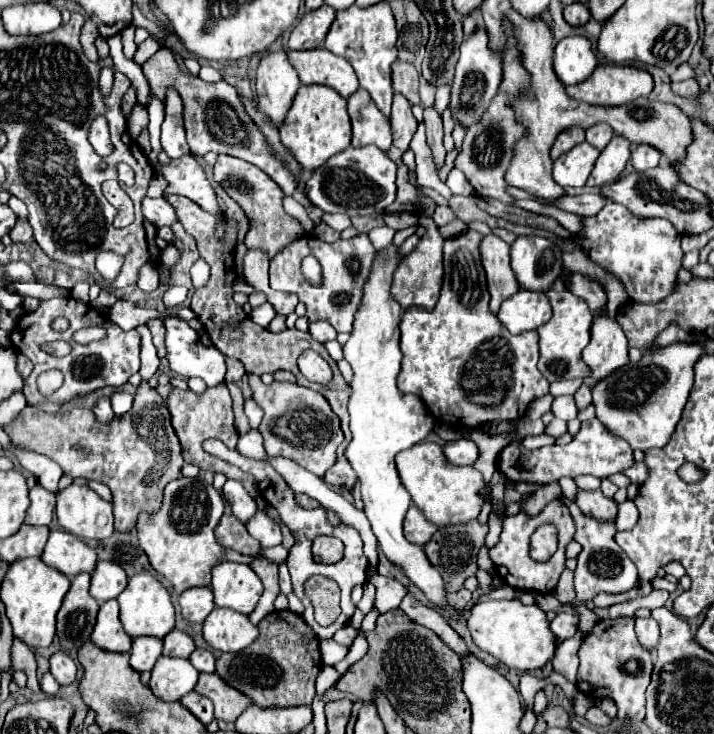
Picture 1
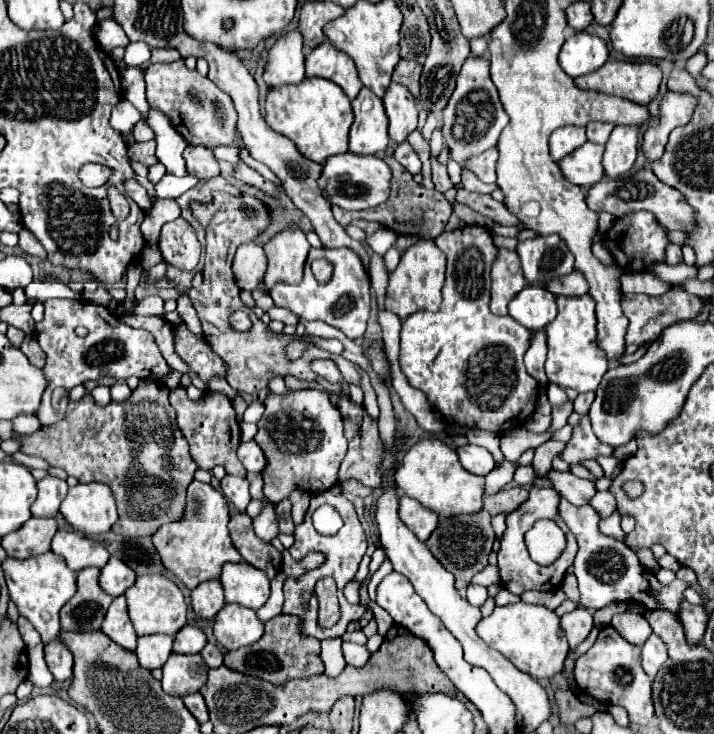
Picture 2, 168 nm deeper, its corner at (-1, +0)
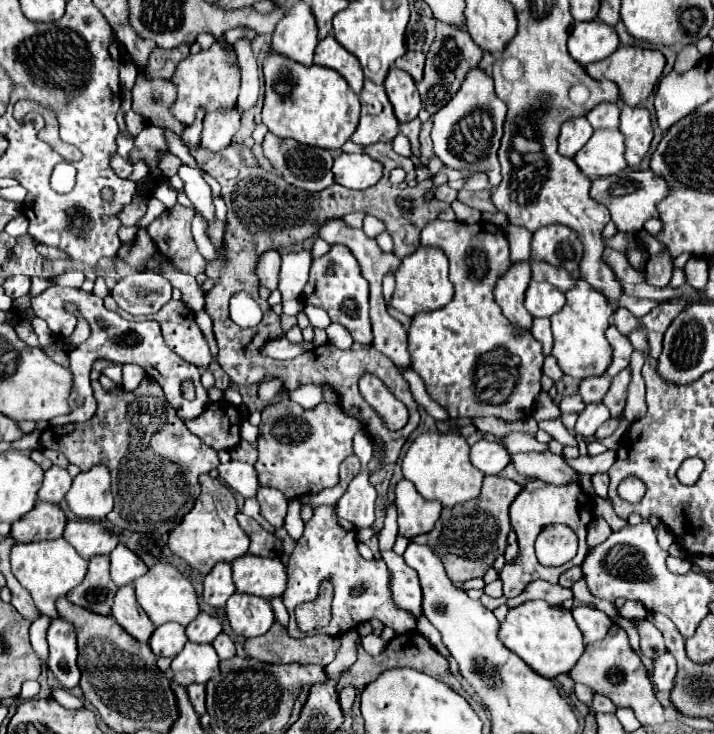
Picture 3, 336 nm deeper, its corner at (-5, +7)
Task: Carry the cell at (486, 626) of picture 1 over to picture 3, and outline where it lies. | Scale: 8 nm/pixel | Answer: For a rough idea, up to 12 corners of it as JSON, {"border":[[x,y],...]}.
{"border":[[510,609],[500,641],[546,679],[584,653],[572,613]]}

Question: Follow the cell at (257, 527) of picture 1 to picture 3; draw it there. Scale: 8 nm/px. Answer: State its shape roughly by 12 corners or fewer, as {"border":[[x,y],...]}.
{"border":[[260,487],[262,517],[276,529],[284,525],[286,497]]}

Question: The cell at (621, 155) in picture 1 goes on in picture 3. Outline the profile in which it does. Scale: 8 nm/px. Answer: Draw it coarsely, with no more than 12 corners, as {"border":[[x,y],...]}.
{"border":[[622,107],[626,161],[636,167],[654,137],[650,111]]}

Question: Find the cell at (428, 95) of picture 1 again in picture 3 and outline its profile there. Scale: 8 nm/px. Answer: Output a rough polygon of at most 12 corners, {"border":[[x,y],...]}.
{"border":[[422,123],[420,165],[428,165],[432,151],[432,123]]}

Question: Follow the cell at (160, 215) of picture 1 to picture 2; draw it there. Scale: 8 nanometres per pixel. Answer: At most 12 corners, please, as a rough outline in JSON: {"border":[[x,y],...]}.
{"border":[[136,180],[126,182],[126,194],[144,210],[152,210],[152,196]]}

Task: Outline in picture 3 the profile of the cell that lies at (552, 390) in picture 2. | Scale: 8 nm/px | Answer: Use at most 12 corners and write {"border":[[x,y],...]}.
{"border":[[552,353],[546,355],[544,373],[554,381],[564,377],[560,373],[556,357]]}

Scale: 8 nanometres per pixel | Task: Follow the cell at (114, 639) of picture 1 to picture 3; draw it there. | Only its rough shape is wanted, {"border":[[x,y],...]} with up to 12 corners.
{"border":[[134,585],[118,589],[112,617],[134,639],[150,641],[150,617]]}

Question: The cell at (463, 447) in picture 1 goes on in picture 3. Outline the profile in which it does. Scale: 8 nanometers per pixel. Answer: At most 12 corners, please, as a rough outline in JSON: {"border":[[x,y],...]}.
{"border":[[472,445],[470,461],[484,475],[500,475],[512,459],[502,445]]}

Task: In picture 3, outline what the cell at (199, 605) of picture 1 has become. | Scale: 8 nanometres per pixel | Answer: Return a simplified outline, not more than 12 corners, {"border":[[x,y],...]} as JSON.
{"border":[[230,563],[204,579],[204,601],[224,607],[234,591]]}

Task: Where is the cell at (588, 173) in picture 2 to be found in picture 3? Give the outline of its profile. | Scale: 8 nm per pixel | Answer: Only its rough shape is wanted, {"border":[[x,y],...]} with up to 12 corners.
{"border":[[598,129],[574,161],[590,179],[628,167],[620,129]]}

